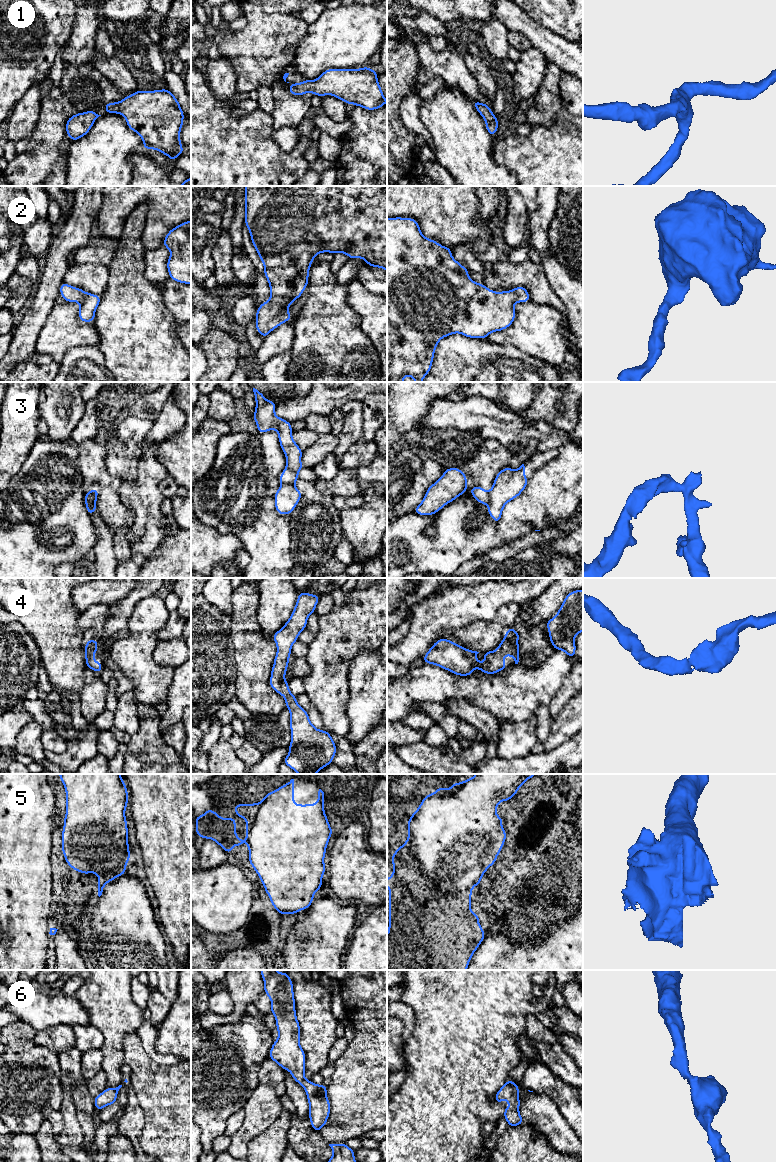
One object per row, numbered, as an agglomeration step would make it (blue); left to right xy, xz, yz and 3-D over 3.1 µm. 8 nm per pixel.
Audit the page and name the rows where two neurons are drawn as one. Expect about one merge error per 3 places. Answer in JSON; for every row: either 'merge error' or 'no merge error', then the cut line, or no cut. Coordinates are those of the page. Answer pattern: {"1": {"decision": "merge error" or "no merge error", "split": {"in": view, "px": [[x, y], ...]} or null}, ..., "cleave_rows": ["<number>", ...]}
{"1": {"decision": "no merge error", "split": null}, "2": {"decision": "no merge error", "split": null}, "3": {"decision": "merge error", "split": {"in": "xz", "px": [[281, 482], [293, 484]]}}, "4": {"decision": "no merge error", "split": null}, "5": {"decision": "no merge error", "split": null}, "6": {"decision": "no merge error", "split": null}, "cleave_rows": ["3"]}

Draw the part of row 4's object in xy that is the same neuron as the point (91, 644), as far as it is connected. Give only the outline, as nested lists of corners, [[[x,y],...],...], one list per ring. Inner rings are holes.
[[[94,639],[88,640],[85,647],[85,660],[87,668],[94,670],[95,672],[99,673],[103,667],[99,661],[94,660],[94,654],[97,653],[98,643]]]

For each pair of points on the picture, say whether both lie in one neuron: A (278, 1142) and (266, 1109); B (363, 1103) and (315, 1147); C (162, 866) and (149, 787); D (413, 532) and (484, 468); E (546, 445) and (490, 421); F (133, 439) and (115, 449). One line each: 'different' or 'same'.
A: different
B: different
C: same
D: different
E: same
F: same

